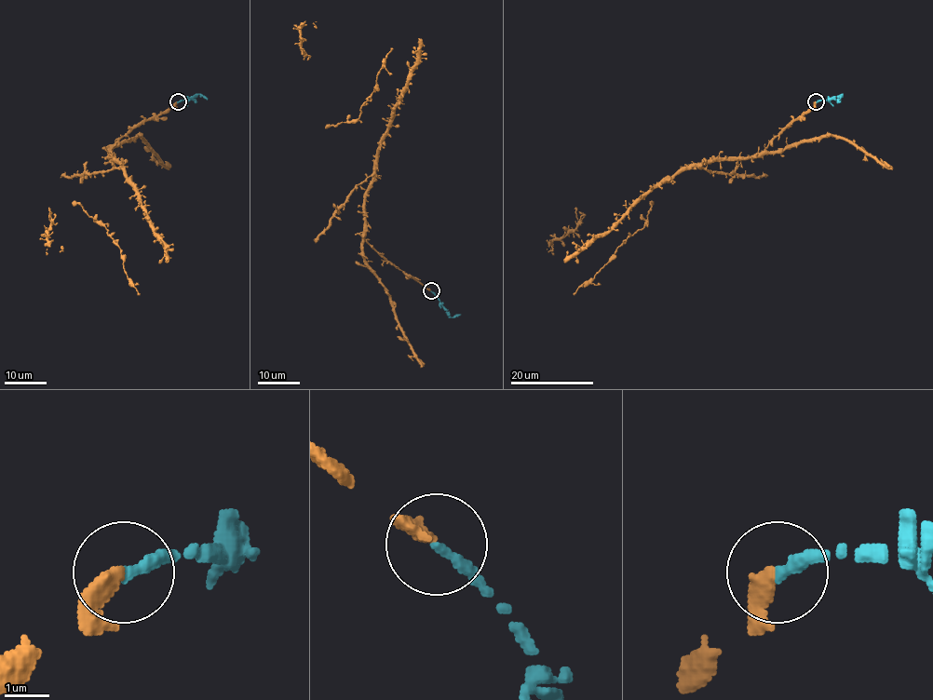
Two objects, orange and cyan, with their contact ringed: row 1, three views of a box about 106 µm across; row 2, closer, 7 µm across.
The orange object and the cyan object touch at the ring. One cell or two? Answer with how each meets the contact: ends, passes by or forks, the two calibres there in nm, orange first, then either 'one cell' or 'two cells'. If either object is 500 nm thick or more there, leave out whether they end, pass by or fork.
orange ends there; cyan ends there; 340 nm thick on the orange side, 240 nm on the other; one cell

